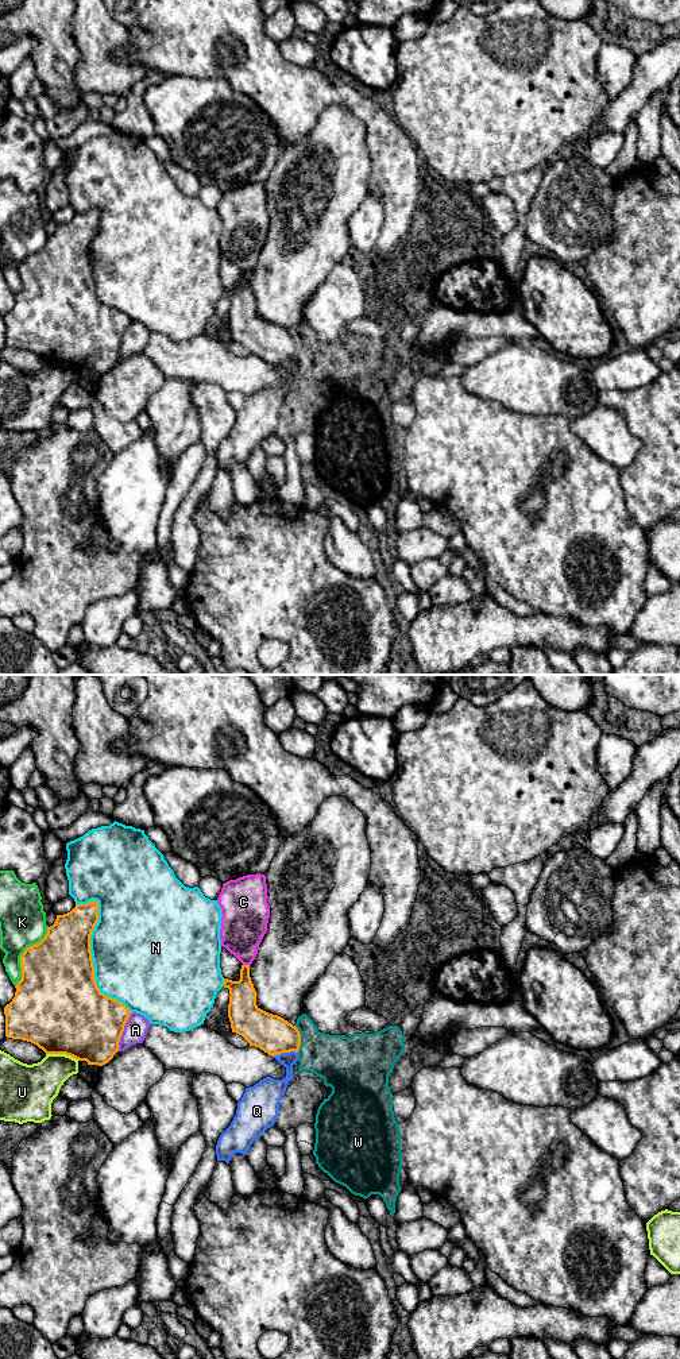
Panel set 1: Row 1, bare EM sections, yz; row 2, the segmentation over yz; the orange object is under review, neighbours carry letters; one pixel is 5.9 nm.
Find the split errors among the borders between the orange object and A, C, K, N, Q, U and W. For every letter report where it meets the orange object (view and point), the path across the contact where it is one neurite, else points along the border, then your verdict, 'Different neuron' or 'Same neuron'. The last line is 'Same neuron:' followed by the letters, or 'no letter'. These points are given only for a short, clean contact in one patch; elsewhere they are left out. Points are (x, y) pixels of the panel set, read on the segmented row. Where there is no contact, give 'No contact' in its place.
A: Touches orange at yz (123, 1030). Different neuron
C: Touches orange at yz (246, 965). Different neuron
K: Touches orange at yz (22, 954). Different neuron
N: Touches orange at yz (91, 952). Different neuron
Q: Touches orange at yz (285, 1051). Boundary: yz (297, 1051), (282, 1051), (273, 1057). Different neuron
U: Touches orange at yz (62, 1053). Different neuron
W: Touches orange at yz (300, 1039). Boundary: yz (294, 1026), (300, 1034), (298, 1051). Different neuron
Same neuron: no letter

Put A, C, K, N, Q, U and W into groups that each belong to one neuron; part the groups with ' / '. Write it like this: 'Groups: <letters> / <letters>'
Groups: A / C / K / N / Q / U / W

